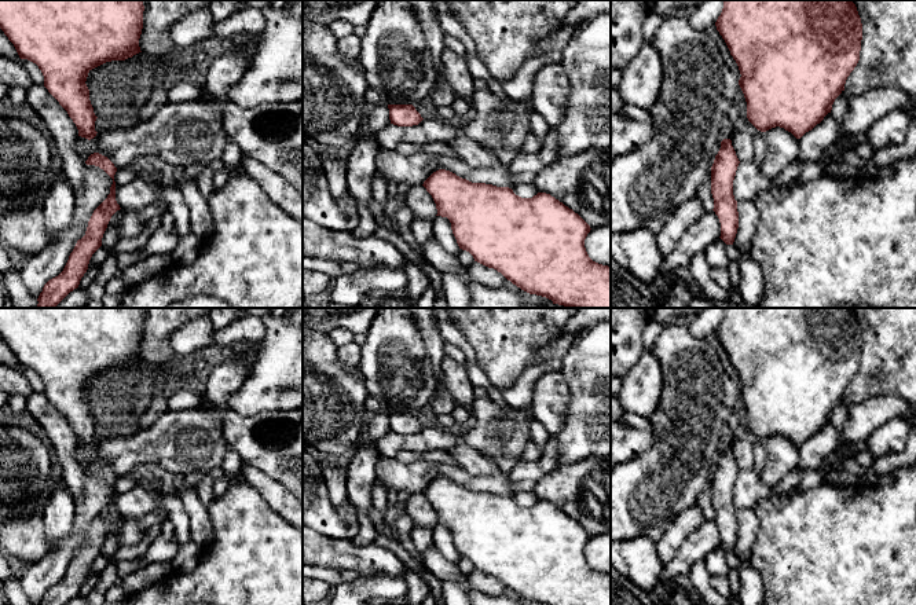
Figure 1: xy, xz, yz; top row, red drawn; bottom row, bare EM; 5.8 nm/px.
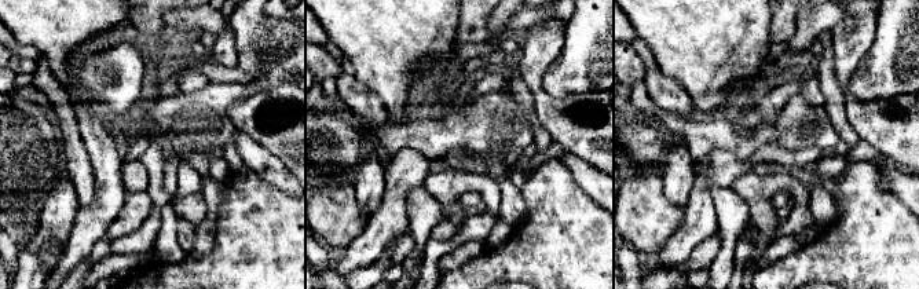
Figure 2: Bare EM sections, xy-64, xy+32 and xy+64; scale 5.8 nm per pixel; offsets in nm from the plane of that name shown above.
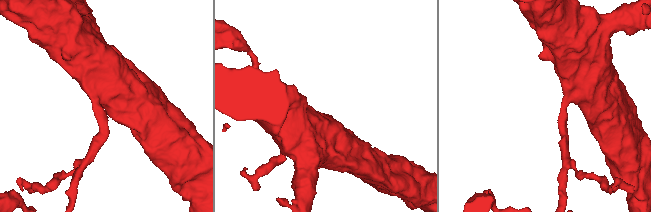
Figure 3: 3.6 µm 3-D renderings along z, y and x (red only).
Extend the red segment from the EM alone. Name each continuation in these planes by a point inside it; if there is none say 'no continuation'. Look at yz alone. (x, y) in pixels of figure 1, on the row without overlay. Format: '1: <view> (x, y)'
no continuation

